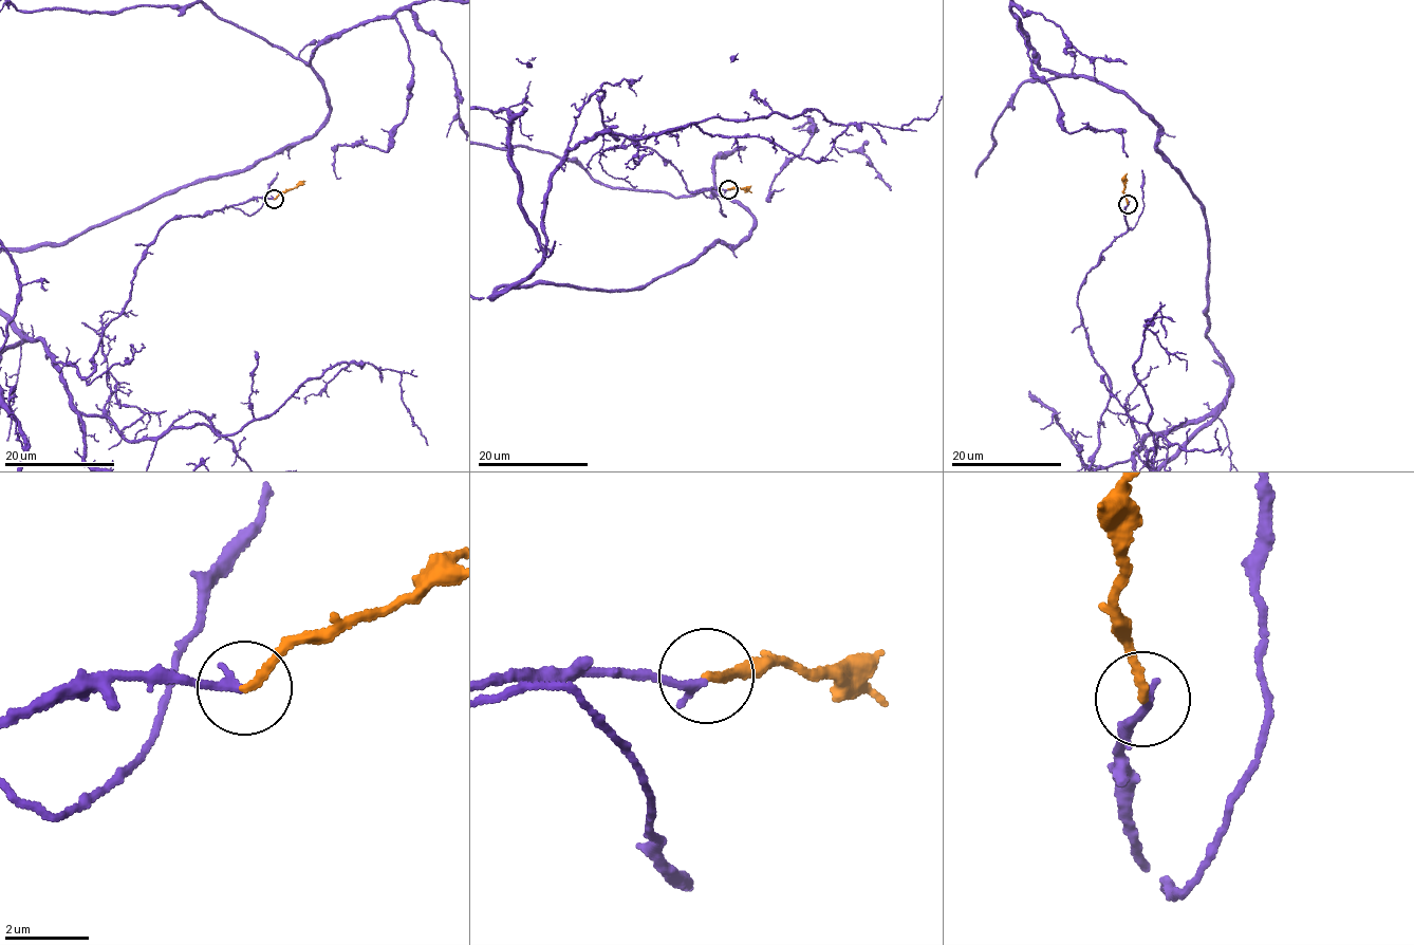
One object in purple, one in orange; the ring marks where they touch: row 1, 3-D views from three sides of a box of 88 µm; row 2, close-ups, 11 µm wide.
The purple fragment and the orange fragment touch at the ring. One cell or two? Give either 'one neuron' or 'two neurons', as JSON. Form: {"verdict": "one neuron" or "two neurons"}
{"verdict": "one neuron"}

